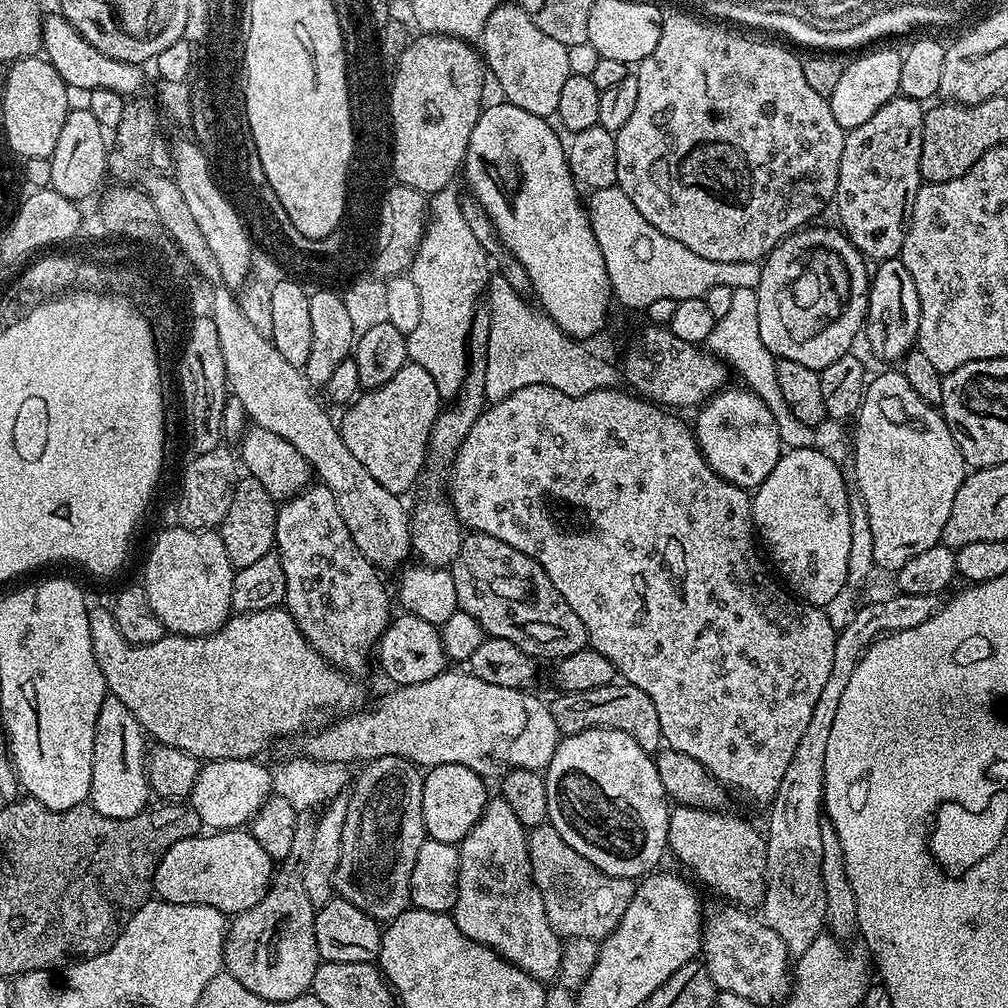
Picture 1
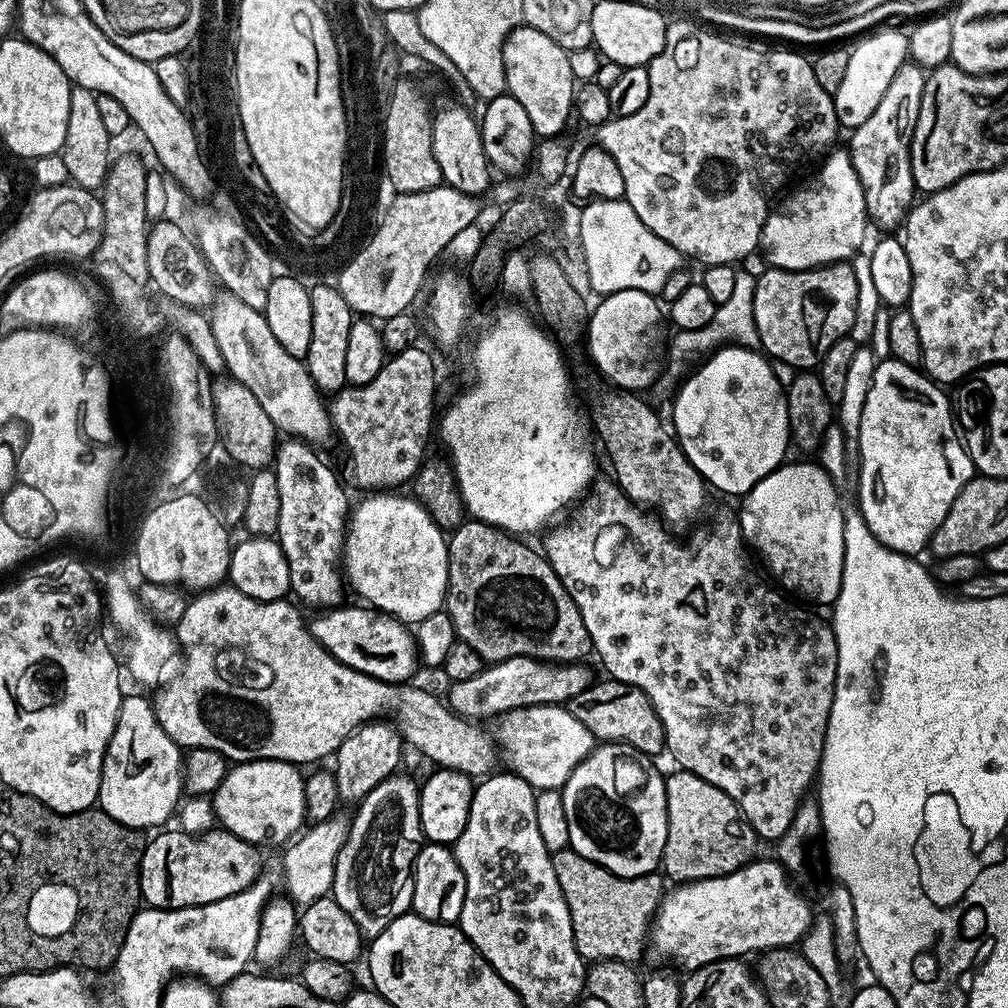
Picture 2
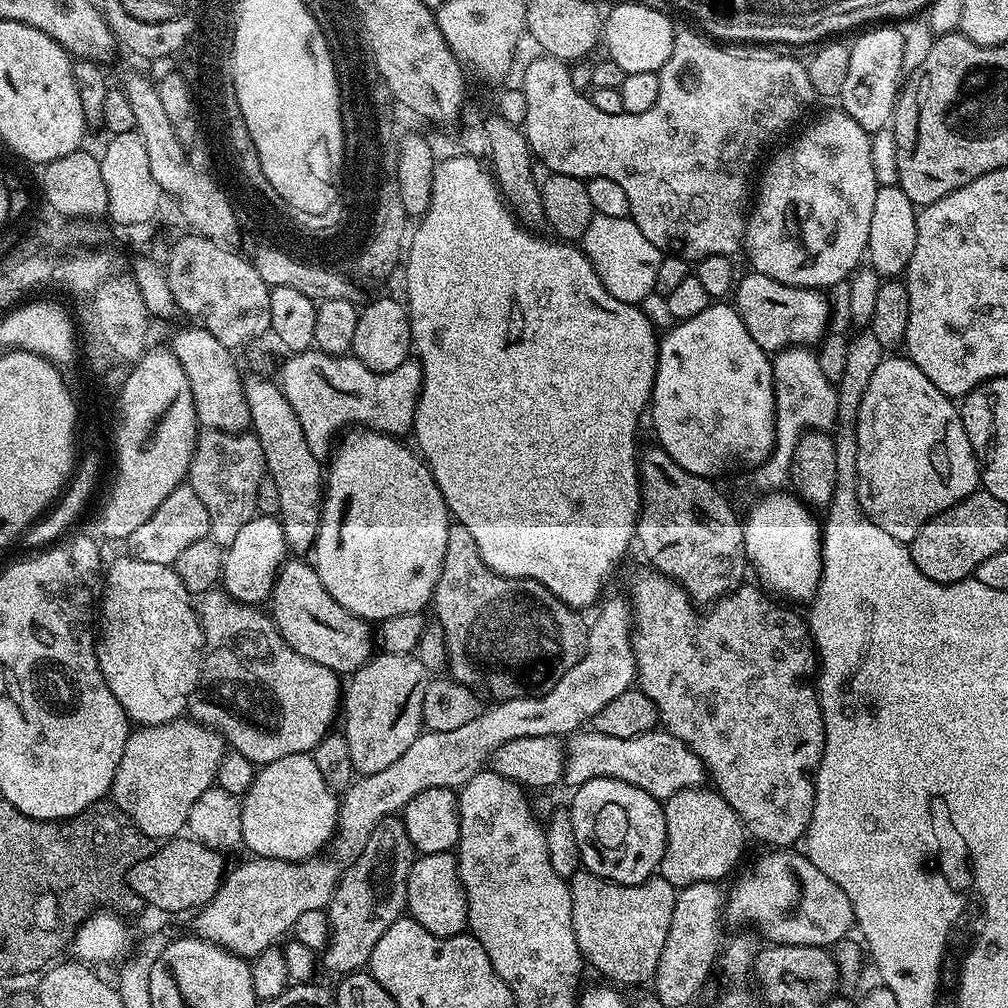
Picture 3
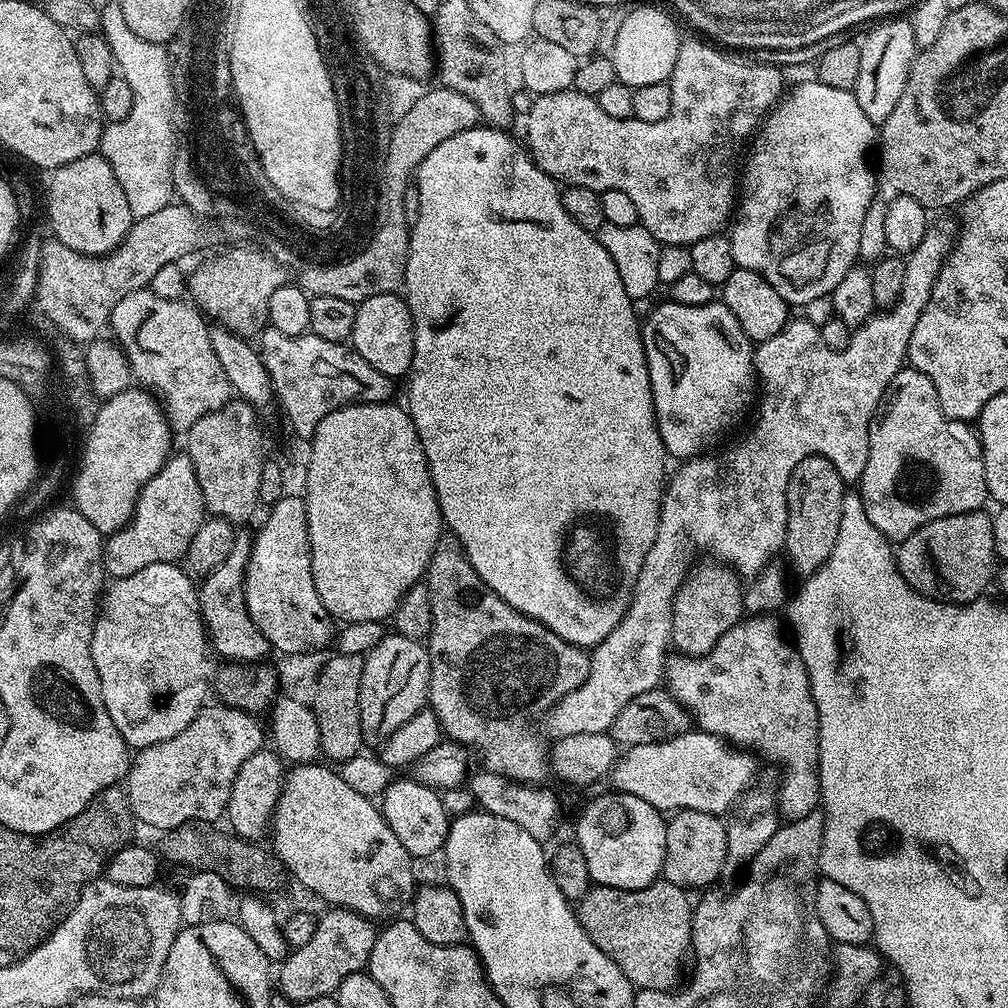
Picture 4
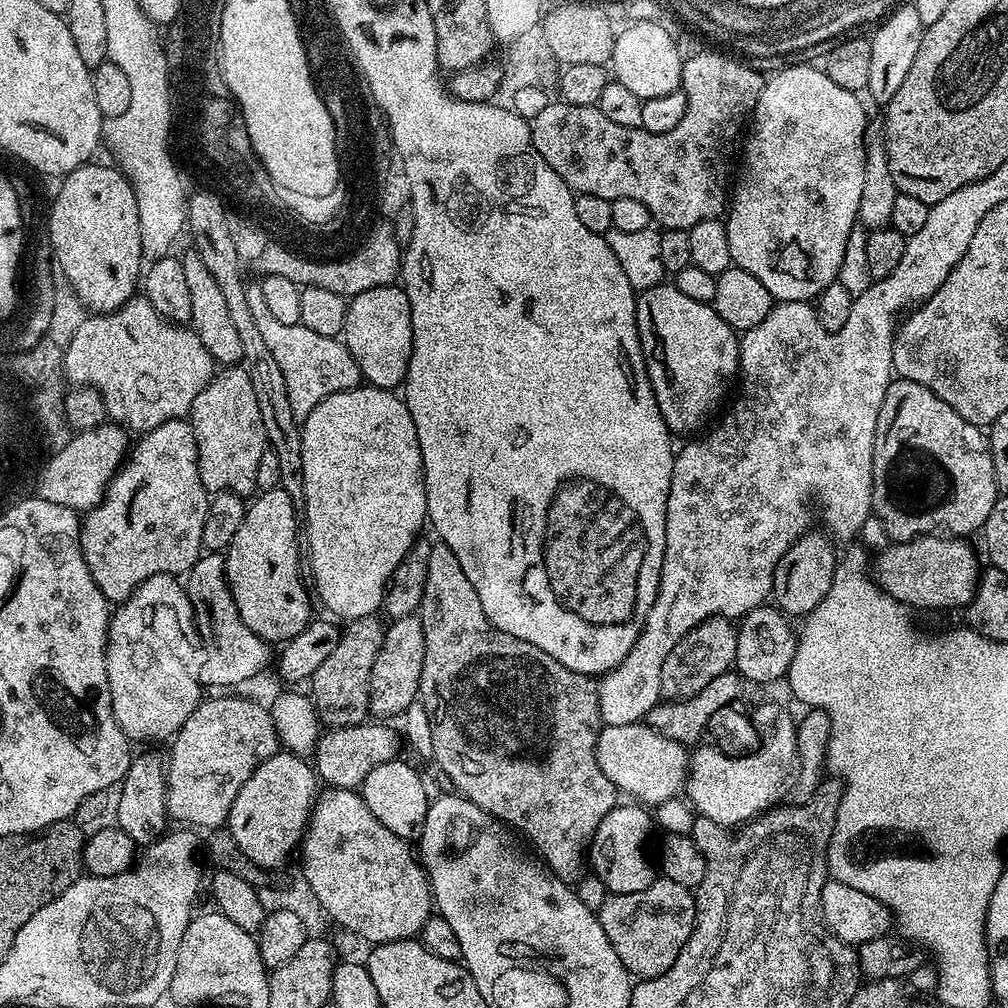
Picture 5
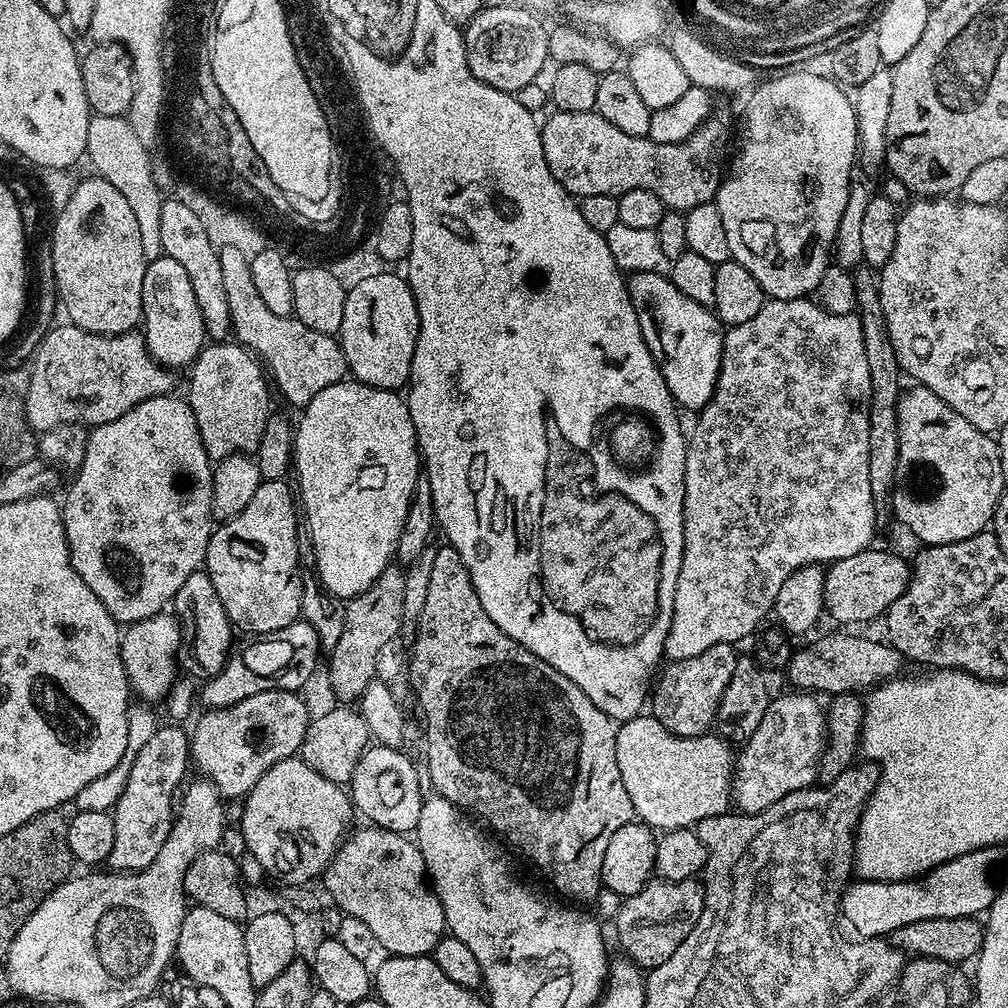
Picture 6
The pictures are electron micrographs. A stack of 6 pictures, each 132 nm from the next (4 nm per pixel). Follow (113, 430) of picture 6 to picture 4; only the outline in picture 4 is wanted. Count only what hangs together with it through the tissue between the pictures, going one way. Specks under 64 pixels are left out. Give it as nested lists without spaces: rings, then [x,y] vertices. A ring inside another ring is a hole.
[[[186,454],[176,455],[169,455],[162,470],[146,482],[136,500],[132,521],[121,532],[113,532],[105,539],[104,570],[109,577],[135,574],[154,563],[175,564],[187,557],[190,541],[206,518],[206,509],[194,474],[194,462]]]

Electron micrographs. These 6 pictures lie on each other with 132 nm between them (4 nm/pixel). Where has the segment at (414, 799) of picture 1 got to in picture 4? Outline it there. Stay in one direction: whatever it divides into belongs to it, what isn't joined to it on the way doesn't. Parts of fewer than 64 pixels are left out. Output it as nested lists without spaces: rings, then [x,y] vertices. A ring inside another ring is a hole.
[[[329,907],[327,911],[324,917],[321,915],[317,919],[310,942],[306,942],[306,946],[291,949],[279,965],[279,995],[292,1001],[293,1005],[303,1006],[314,998],[332,996],[350,974],[367,969],[370,950],[374,950],[378,928],[373,921],[347,912],[345,908]]]

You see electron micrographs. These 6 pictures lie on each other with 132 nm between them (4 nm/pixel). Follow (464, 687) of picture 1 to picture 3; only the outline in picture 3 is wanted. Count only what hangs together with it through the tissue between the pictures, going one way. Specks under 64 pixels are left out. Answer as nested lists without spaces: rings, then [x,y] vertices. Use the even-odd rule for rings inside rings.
[[[581,730],[566,740],[564,761],[565,785],[579,786],[594,778],[614,778],[646,790],[654,799],[666,802],[674,794],[687,788],[699,788],[705,783],[704,763],[674,734],[657,730],[638,734],[634,738],[610,738],[595,730]]]

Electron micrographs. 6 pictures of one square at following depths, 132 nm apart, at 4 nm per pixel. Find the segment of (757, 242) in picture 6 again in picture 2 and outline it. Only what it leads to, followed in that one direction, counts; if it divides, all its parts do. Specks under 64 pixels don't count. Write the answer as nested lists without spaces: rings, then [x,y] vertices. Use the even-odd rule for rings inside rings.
[[[832,150],[823,157],[820,169],[816,172],[816,177],[813,178],[809,184],[804,184],[801,188],[796,188],[788,197],[785,198],[782,206],[778,209],[776,207],[769,213],[766,222],[762,226],[762,234],[760,235],[759,251],[762,253],[769,265],[774,268],[781,268],[782,270],[790,270],[791,272],[805,272],[811,268],[825,268],[828,264],[839,264],[841,262],[851,261],[856,253],[859,253],[865,246],[864,235],[870,229],[870,221],[868,219],[868,211],[866,210],[866,198],[862,194],[862,182],[858,182],[858,174],[854,170],[854,162],[850,158],[850,154],[846,150]]]

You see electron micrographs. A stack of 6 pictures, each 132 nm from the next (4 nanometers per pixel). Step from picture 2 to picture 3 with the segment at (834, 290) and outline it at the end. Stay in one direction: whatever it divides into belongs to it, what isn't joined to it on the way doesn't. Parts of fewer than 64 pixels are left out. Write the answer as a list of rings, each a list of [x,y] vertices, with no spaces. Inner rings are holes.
[[[749,271],[747,275],[741,275],[734,288],[734,307],[750,330],[750,338],[764,352],[775,354],[786,348],[819,345],[830,328],[830,300],[823,291],[795,288],[761,272]]]

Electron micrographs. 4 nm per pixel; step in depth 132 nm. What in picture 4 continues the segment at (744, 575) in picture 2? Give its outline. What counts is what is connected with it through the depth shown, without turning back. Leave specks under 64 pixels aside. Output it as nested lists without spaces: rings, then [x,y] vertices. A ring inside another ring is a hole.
[[[752,614],[747,618],[740,619],[737,624],[730,626],[722,638],[705,656],[686,656],[683,654],[672,654],[667,657],[664,665],[663,679],[666,681],[666,691],[670,693],[678,703],[684,707],[688,715],[692,717],[695,727],[701,732],[708,732],[711,736],[727,742],[740,750],[751,750],[753,753],[762,755],[768,759],[769,765],[775,766],[780,774],[780,784],[778,791],[778,811],[785,821],[791,822],[800,820],[806,814],[817,811],[821,803],[820,798],[820,719],[818,710],[814,706],[814,698],[810,690],[810,678],[806,666],[802,662],[799,650],[796,649],[795,643],[790,639],[785,625],[776,621],[777,617],[772,614]]]

